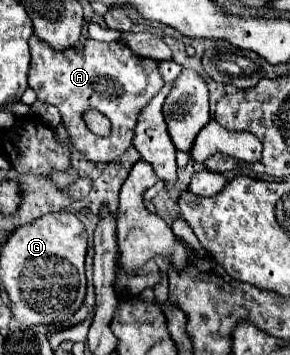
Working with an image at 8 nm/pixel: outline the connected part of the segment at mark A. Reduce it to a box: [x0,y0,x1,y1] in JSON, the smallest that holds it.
[28,35,164,161]

